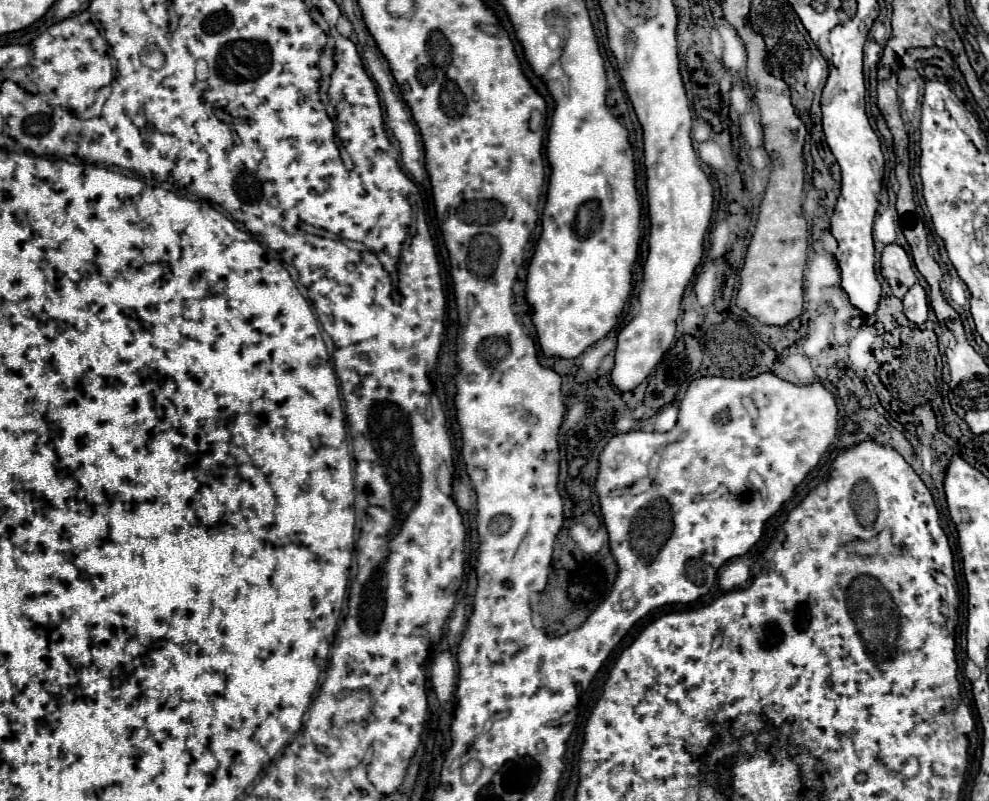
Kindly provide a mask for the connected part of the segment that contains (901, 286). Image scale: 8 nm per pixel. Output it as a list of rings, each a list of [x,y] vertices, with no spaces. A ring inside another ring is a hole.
[[[885,245],[881,253],[881,275],[891,285],[891,291],[895,297],[903,297],[913,283],[917,283],[917,277],[913,273],[909,255],[901,245]]]

